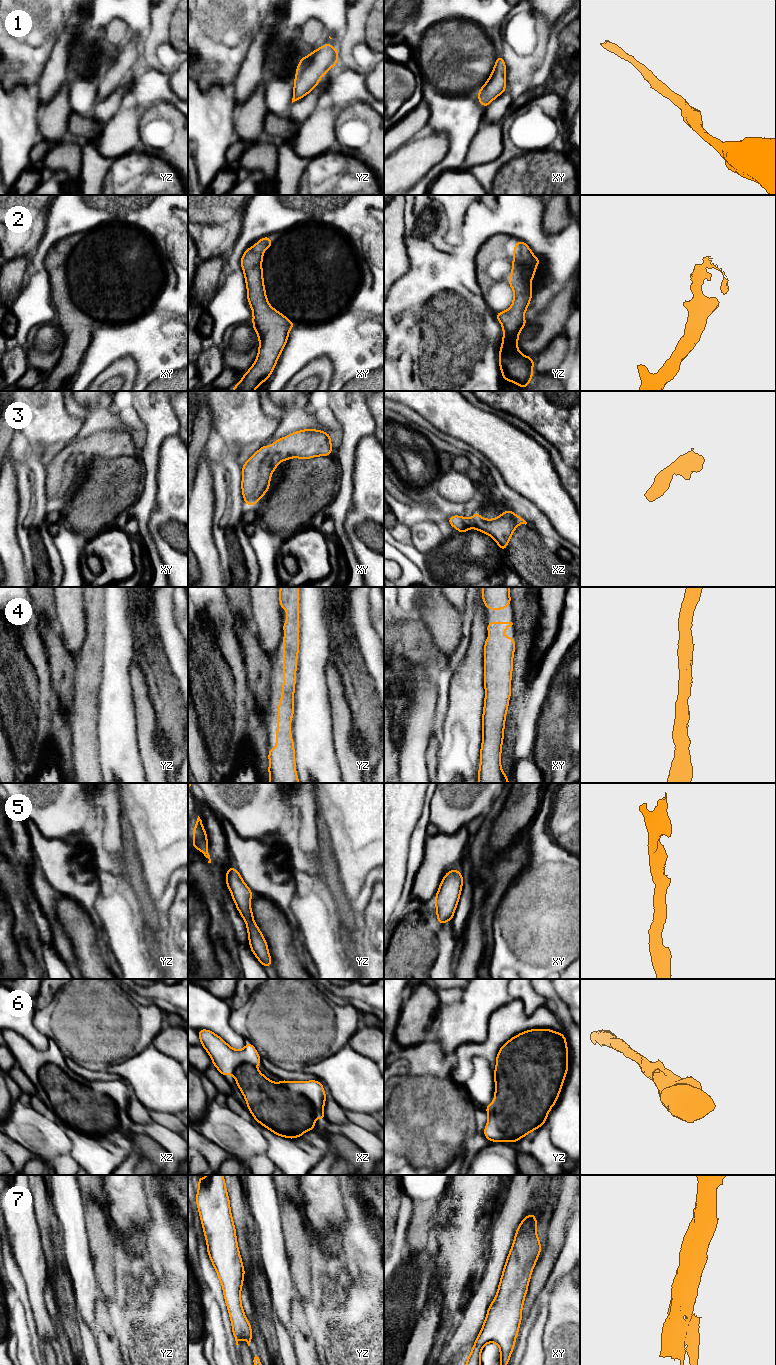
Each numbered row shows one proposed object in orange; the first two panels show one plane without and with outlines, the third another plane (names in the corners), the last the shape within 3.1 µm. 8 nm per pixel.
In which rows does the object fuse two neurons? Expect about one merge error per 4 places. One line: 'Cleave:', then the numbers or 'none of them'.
Cleave: none of them

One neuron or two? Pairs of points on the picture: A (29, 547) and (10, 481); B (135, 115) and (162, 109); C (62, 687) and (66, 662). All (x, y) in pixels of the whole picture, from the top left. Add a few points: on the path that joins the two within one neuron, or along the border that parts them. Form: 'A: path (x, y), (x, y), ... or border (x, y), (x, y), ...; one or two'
A: border (17, 485), (18, 513), (15, 531); two
B: border (142, 113), (140, 117); two
C: path (62, 681), (62, 668); one

